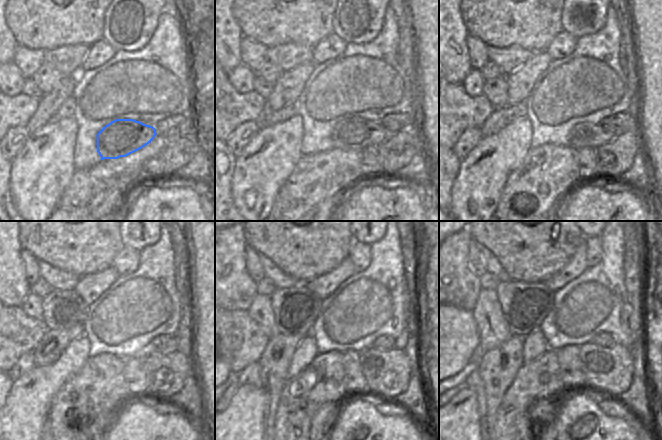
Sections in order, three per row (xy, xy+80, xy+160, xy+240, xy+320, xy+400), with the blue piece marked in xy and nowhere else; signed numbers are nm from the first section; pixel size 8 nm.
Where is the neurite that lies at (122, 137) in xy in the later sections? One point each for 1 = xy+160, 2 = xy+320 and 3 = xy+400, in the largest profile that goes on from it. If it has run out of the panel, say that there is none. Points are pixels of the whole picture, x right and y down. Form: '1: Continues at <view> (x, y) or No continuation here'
1: Continues at xy+160 (594, 135)
2: Continues at xy+320 (409, 341)
3: Continues at xy+400 (635, 258)

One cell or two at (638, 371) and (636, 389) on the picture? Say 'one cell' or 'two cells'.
two cells

